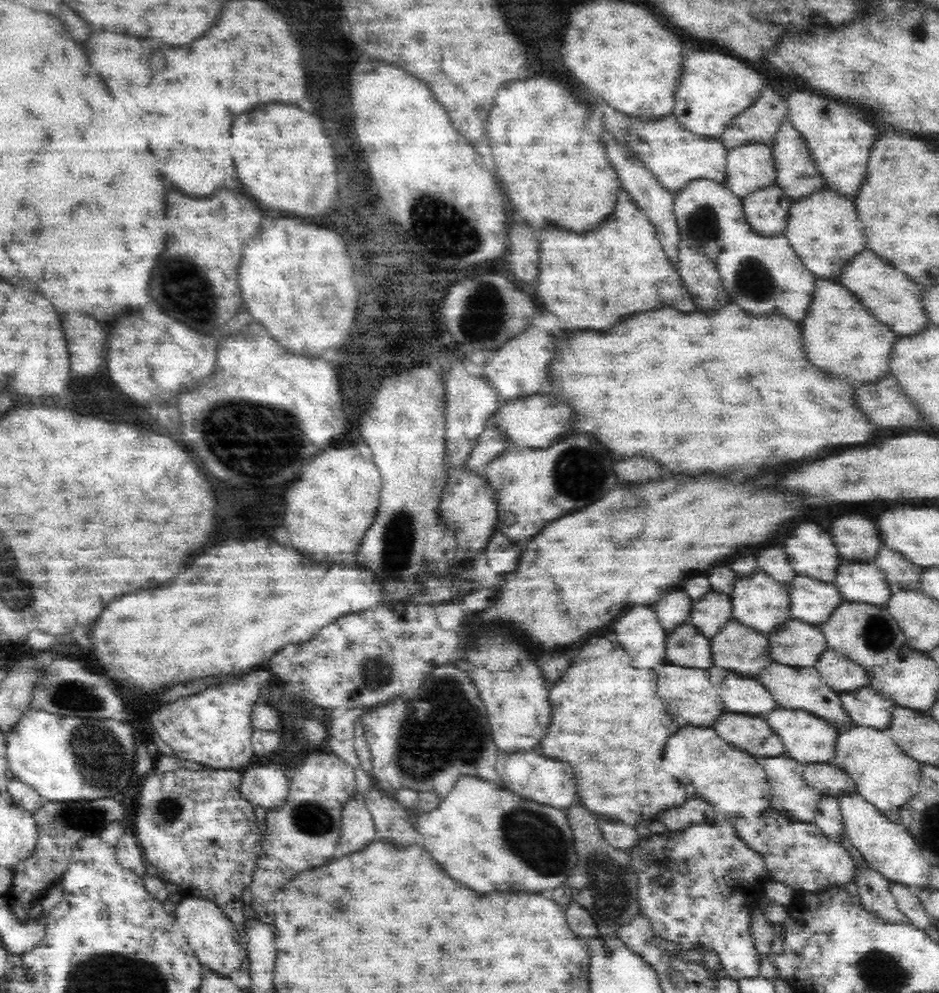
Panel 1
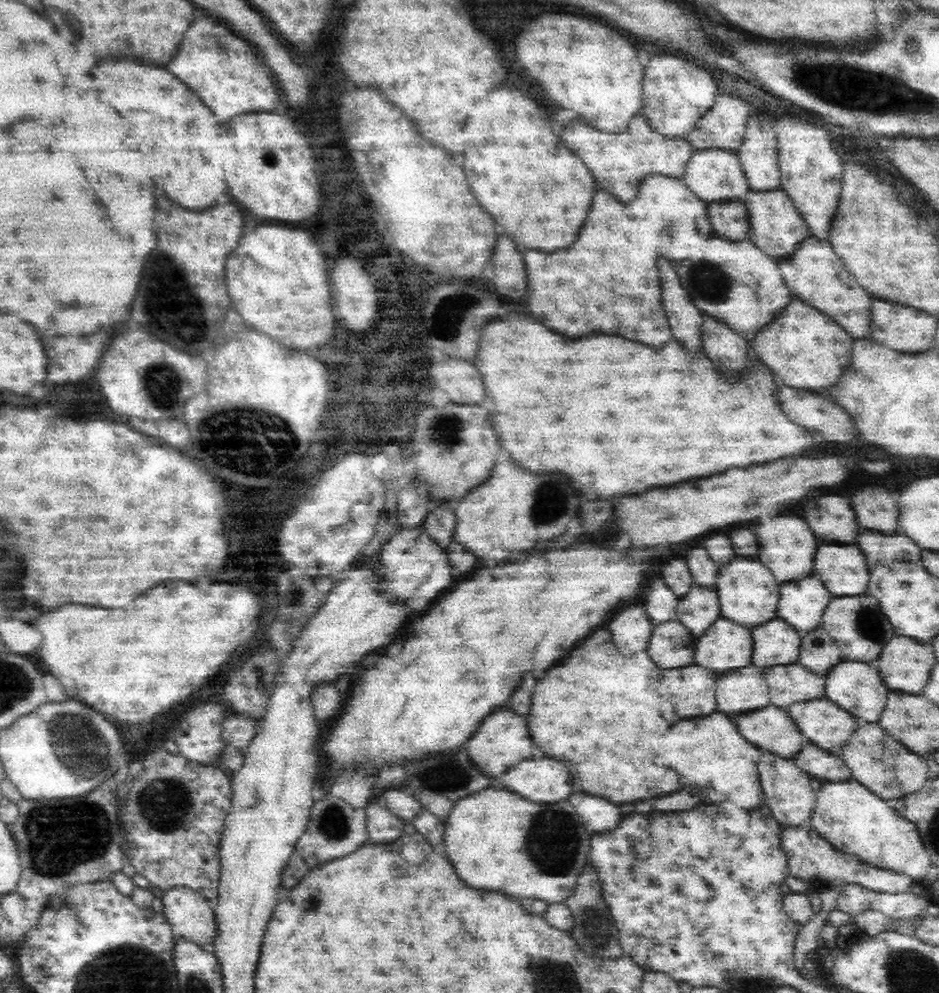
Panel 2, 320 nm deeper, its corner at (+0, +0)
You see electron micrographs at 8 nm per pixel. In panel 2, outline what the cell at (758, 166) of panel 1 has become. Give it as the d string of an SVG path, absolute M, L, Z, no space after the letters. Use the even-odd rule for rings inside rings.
M702 149L696 151L689 162L684 181L694 193L710 203L714 201L740 199L748 196L752 188L748 183L748 175L739 157L738 149Z

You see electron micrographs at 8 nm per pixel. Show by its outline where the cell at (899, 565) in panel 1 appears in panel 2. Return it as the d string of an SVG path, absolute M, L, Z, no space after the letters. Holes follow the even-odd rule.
M865 529L860 535L858 546L871 567L890 563L920 563L921 546L904 532L890 536Z

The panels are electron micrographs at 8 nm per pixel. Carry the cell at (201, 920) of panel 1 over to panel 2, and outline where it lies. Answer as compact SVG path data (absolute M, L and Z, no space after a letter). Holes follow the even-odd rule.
M187 886L163 891L163 913L174 933L186 942L212 949L218 938L213 902Z

